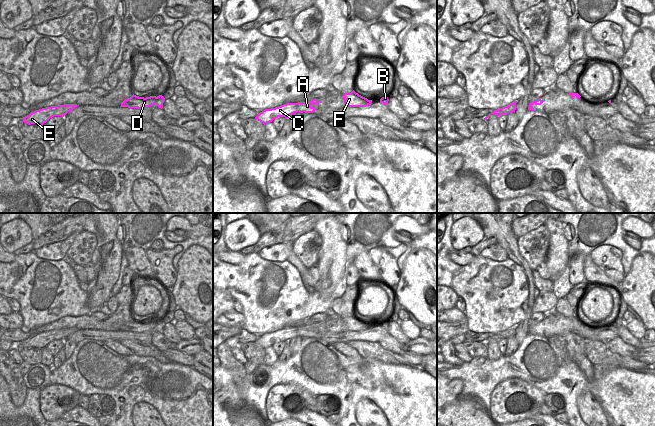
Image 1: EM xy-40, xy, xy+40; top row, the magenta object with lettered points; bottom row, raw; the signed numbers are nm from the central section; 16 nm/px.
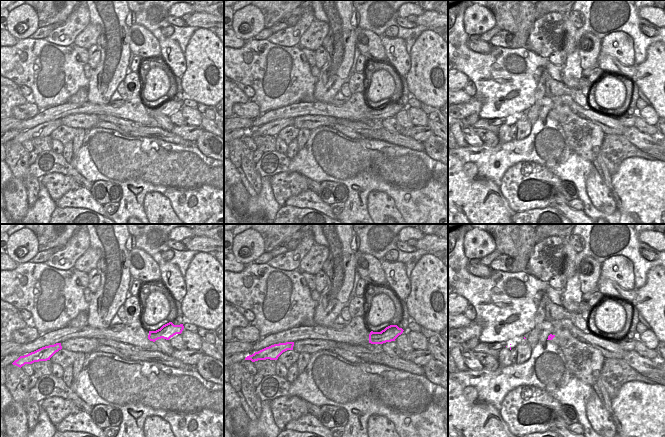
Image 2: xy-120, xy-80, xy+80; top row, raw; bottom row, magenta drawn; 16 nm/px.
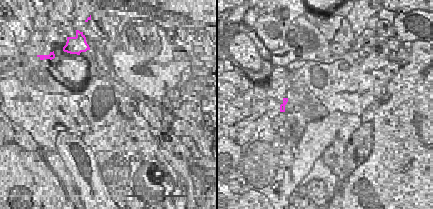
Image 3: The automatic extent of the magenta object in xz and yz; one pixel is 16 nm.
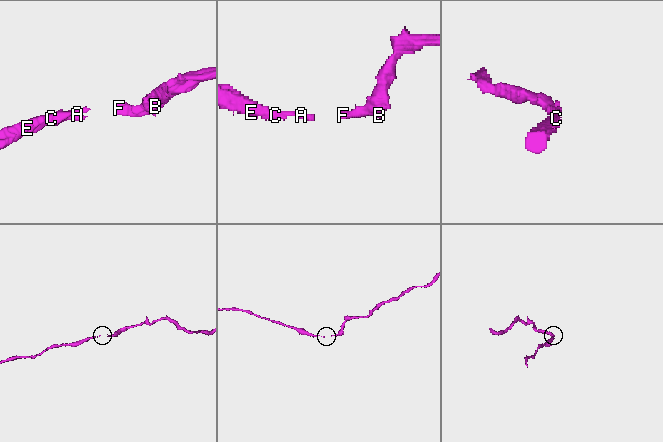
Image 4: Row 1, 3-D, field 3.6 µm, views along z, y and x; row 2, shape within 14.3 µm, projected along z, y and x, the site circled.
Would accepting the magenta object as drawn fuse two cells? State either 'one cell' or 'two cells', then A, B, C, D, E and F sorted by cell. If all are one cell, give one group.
one cell; A B C D E F

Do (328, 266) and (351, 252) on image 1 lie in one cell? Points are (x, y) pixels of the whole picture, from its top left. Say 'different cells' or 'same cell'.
different cells

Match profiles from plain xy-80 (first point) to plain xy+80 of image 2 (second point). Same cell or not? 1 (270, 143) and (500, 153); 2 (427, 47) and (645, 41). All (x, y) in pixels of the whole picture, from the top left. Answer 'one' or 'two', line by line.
1: two
2: two

